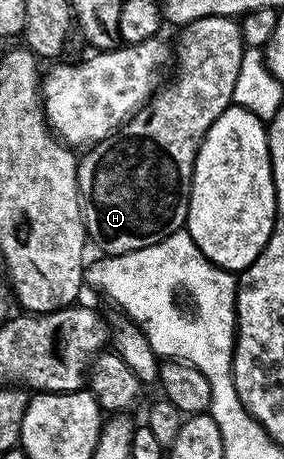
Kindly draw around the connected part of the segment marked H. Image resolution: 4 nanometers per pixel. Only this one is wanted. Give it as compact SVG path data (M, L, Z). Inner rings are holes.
M205 17L196 19L179 33L182 34L178 37L179 49L176 49L178 74L174 82L167 89L159 88L117 131L89 146L83 152L86 154L81 154L78 163L78 195L82 198L82 221L86 225L86 236L103 249L103 254L111 257L152 247L152 243L160 243L185 226L196 155L208 127L220 119L234 99L240 59L248 48L242 39L241 24L232 17Z

